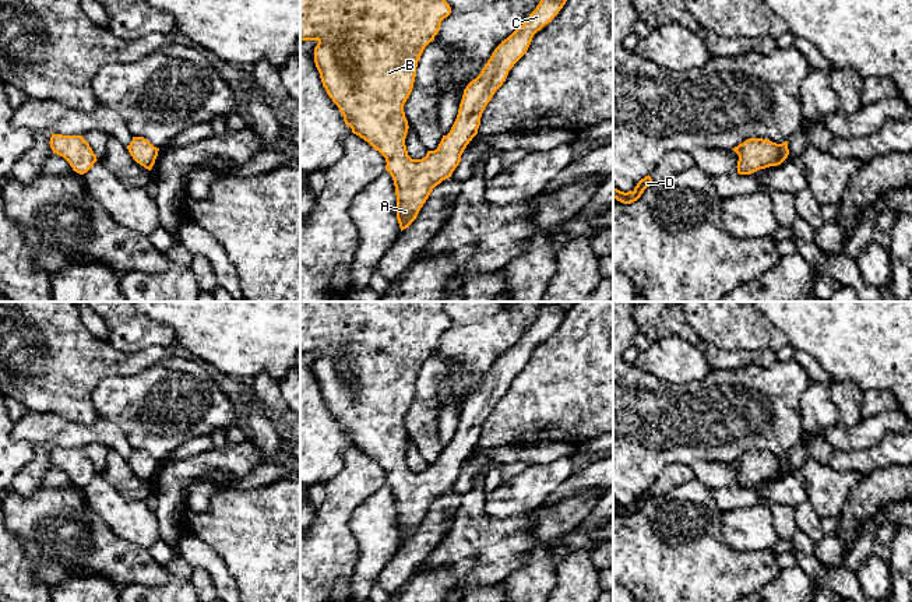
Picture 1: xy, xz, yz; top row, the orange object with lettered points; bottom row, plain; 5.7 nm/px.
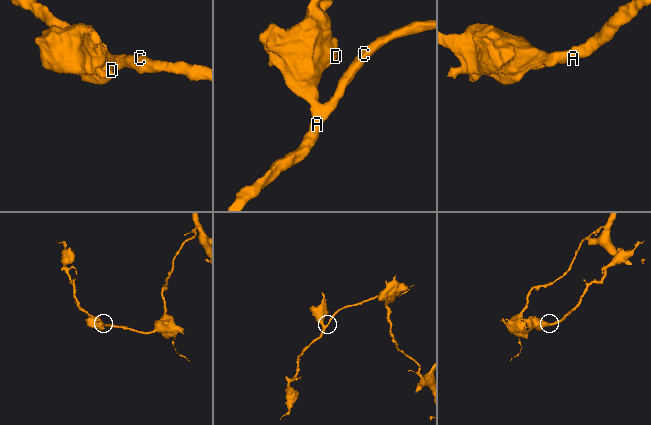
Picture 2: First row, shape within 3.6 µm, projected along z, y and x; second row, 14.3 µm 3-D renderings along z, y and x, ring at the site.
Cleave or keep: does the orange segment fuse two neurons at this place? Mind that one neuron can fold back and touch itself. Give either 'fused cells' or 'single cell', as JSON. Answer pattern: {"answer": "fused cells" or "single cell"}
{"answer": "single cell"}

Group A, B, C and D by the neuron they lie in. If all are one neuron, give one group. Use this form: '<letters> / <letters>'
A B C D

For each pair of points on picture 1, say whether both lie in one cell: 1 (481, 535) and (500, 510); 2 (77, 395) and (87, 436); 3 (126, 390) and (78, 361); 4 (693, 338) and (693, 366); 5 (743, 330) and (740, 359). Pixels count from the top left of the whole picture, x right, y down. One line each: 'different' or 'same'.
1: different
2: different
3: different
4: different
5: different

